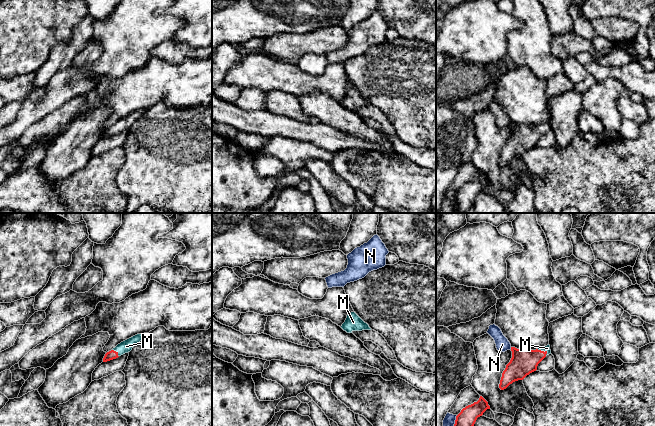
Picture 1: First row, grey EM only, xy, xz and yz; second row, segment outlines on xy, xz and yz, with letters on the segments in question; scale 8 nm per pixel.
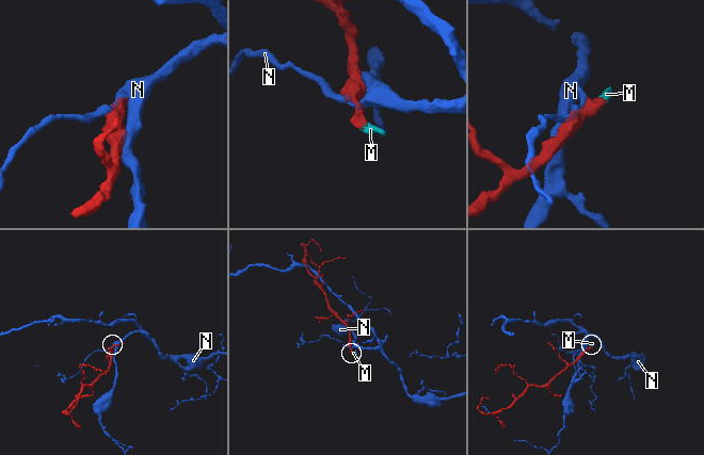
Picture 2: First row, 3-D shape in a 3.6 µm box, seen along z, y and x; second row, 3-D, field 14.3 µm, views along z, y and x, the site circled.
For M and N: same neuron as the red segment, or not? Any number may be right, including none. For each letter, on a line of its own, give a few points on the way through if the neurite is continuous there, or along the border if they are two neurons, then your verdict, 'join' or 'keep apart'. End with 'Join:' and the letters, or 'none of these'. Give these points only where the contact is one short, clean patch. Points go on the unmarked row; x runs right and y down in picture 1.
M: way yz (523, 138), (543, 127), (547, 124); join
N: keep apart
Join: M

